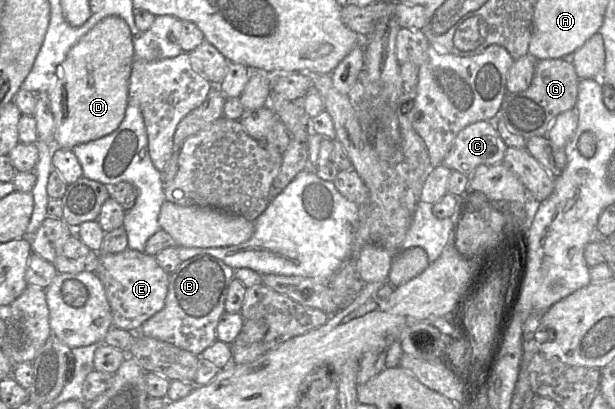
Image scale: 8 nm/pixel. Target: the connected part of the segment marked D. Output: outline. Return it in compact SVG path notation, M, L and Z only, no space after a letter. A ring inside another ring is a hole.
M107 16L87 32L60 64L57 81L47 95L55 121L54 145L72 149L115 131L125 117L129 80L135 60L129 25L118 16Z

